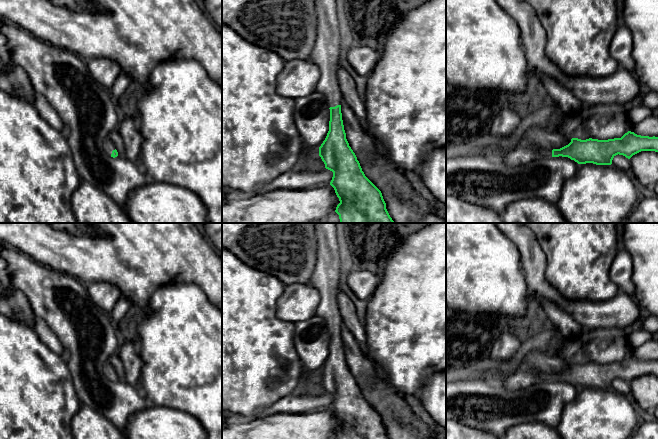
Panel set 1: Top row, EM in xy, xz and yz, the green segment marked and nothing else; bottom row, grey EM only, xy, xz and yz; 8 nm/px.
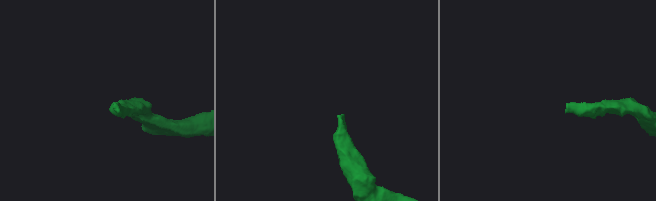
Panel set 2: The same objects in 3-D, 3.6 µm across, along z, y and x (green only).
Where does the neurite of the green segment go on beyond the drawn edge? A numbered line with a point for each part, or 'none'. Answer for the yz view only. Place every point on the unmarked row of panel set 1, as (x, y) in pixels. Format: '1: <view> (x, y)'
1: yz (545, 376)

